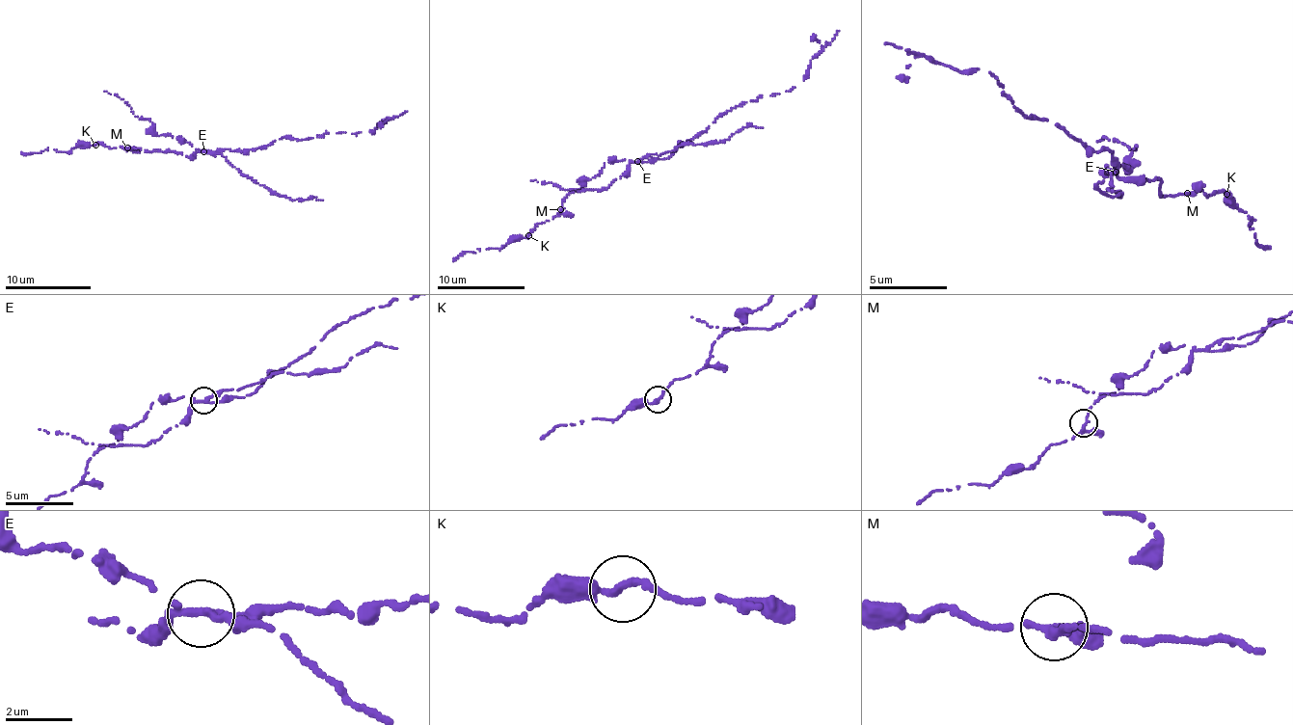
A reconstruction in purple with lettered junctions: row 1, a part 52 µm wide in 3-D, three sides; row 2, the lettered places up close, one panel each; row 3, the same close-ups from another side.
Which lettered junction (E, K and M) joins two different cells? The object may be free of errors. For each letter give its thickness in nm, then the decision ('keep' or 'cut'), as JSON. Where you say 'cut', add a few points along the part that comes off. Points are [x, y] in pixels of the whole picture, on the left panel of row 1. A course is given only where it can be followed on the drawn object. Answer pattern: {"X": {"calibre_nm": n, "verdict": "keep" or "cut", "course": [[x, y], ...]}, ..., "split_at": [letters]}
{"E": {"calibre_nm": 220, "verdict": "cut", "course": [[204, 152], [222, 154], [245, 176], [282, 197], [323, 200]]}, "K": {"calibre_nm": 240, "verdict": "keep"}, "M": {"calibre_nm": 220, "verdict": "keep"}, "split_at": ["E"]}

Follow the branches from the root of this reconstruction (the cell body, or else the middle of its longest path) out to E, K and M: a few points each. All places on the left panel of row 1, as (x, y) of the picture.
E: (222, 151), (204, 152)
K: (222, 151), (198, 152), (188, 158), (173, 151), (126, 150), (95, 145)
M: (222, 151), (198, 152), (188, 158), (173, 151), (127, 147)

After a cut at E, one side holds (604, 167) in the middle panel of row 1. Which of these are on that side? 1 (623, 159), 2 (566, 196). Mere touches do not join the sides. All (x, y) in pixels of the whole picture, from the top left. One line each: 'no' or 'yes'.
1: yes
2: no

